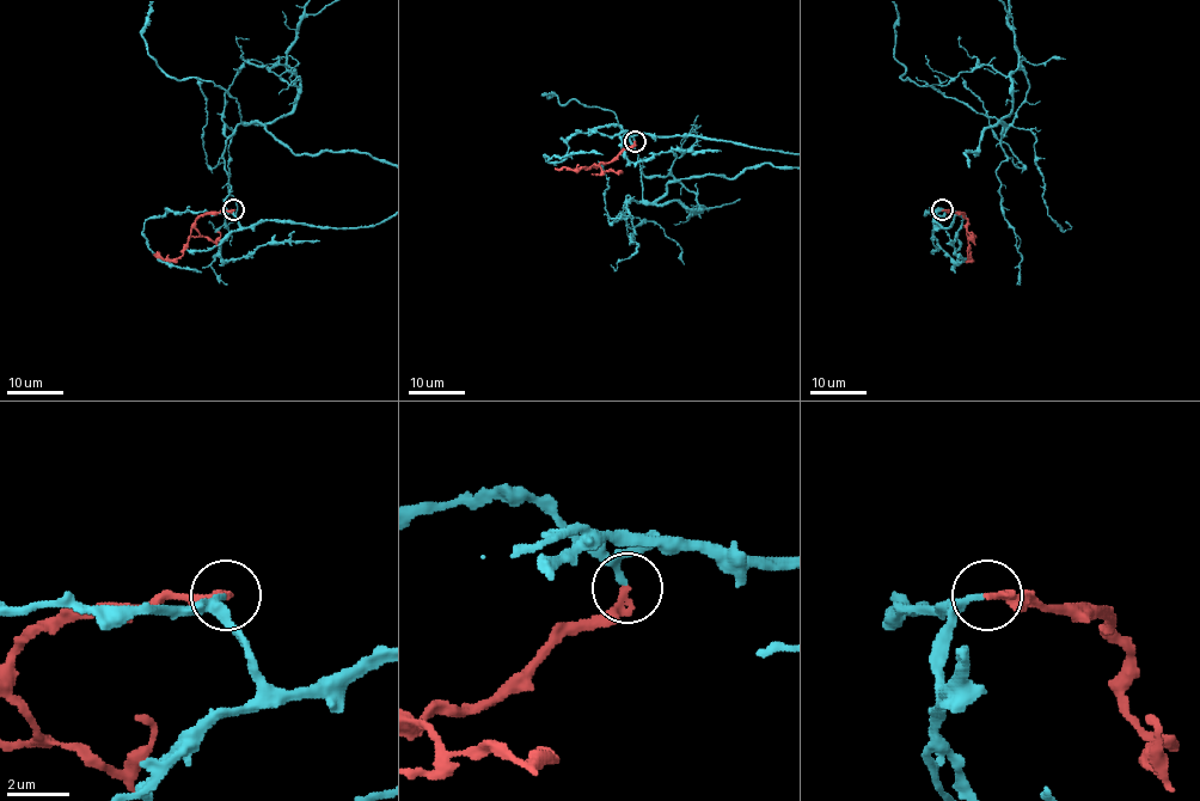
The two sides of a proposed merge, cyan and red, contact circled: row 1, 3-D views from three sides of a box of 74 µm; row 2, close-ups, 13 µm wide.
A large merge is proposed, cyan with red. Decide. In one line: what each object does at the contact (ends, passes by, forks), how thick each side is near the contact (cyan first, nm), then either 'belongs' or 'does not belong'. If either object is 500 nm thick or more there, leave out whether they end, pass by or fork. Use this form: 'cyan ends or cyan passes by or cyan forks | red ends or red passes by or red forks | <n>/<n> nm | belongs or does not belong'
cyan passes by | red ends | 150/280 nm | belongs

